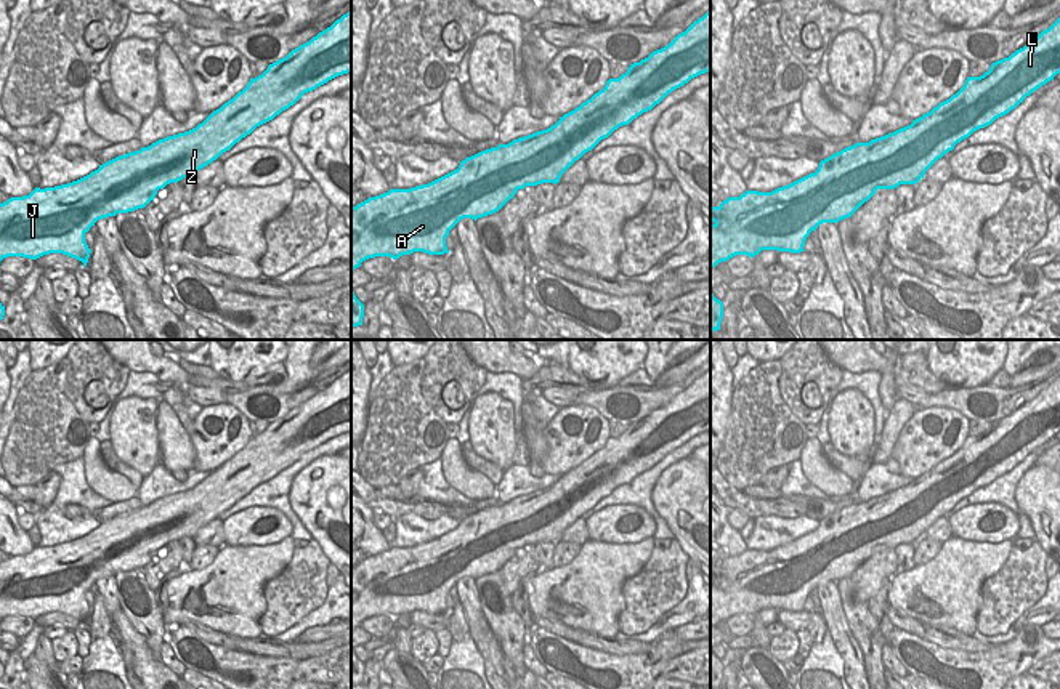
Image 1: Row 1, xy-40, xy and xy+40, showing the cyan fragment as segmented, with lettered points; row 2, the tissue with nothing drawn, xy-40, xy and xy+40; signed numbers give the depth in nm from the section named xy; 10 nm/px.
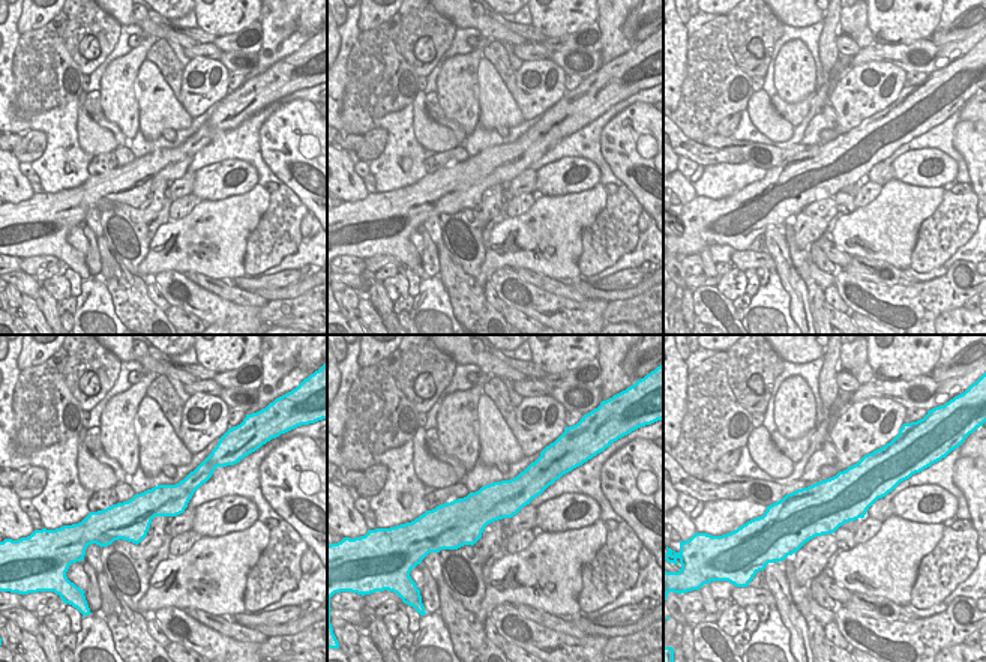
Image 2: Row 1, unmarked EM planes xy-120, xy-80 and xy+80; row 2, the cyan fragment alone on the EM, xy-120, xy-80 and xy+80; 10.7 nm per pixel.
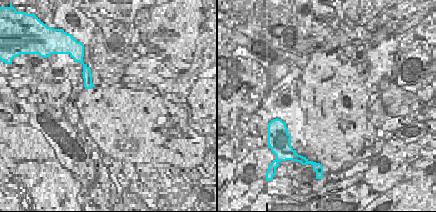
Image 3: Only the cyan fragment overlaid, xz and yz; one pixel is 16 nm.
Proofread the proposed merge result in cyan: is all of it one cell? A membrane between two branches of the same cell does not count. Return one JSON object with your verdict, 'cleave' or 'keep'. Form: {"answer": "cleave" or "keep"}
{"answer": "keep"}

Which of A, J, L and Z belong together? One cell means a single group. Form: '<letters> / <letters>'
A J L Z

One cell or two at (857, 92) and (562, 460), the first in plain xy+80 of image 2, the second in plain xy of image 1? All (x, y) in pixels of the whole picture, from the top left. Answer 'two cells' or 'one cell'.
one cell

